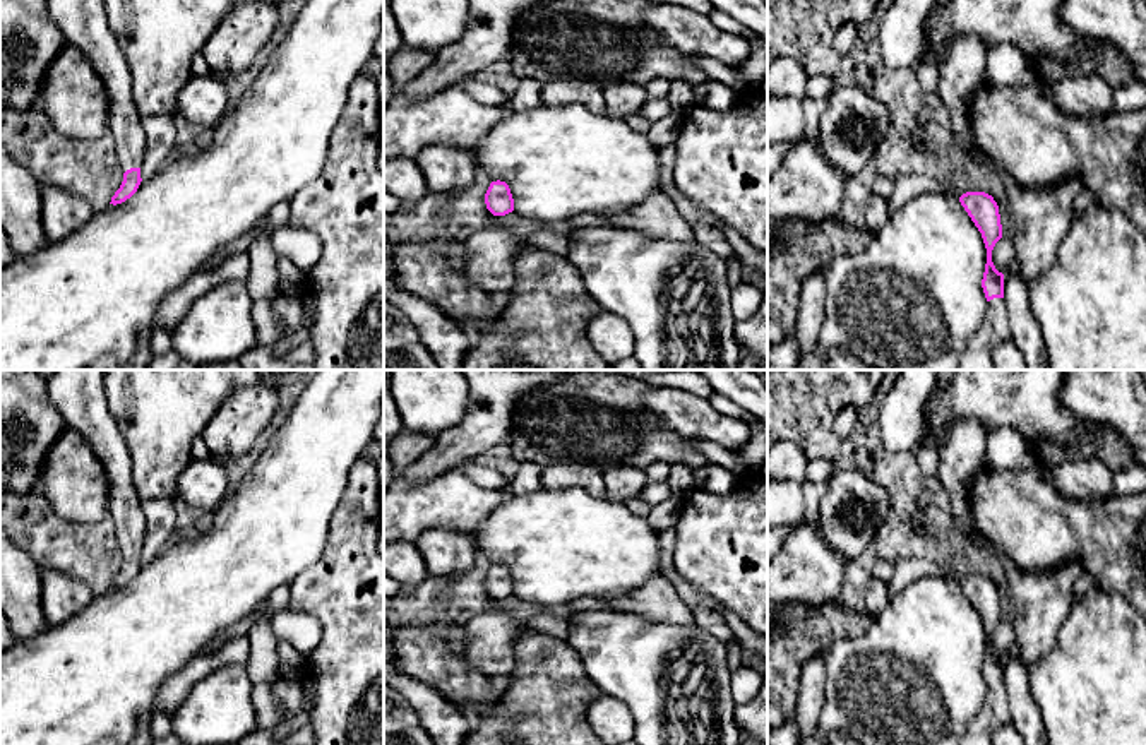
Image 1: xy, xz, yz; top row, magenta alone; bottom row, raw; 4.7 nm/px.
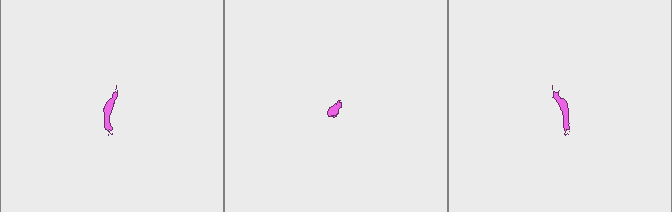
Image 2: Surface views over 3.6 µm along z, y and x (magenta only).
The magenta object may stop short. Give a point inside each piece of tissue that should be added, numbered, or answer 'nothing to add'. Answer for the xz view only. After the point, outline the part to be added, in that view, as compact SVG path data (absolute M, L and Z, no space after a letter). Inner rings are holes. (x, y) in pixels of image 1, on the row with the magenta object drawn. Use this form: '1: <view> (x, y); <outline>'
nothing to add

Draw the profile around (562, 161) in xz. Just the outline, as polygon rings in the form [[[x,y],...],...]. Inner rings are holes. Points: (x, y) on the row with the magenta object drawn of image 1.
[[[582,104],[510,110],[471,154],[476,168],[509,185],[514,212],[534,221],[558,223],[577,214],[630,211],[663,190],[660,154],[646,134],[632,130],[624,116],[594,113]]]

